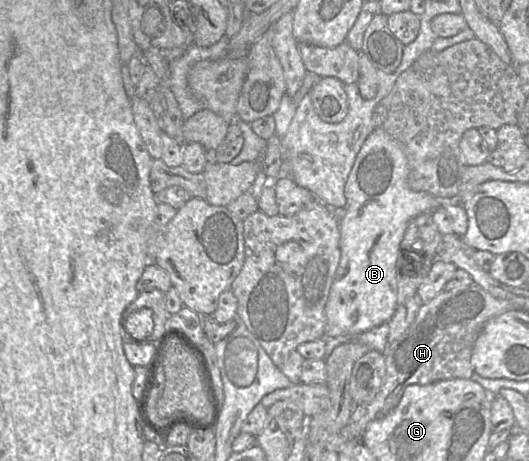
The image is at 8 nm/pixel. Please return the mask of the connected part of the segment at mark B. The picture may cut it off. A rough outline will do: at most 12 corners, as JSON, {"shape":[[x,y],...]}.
{"shape":[[374,128],[344,188],[324,338],[392,318],[413,218],[454,199],[414,191],[403,146]]}

